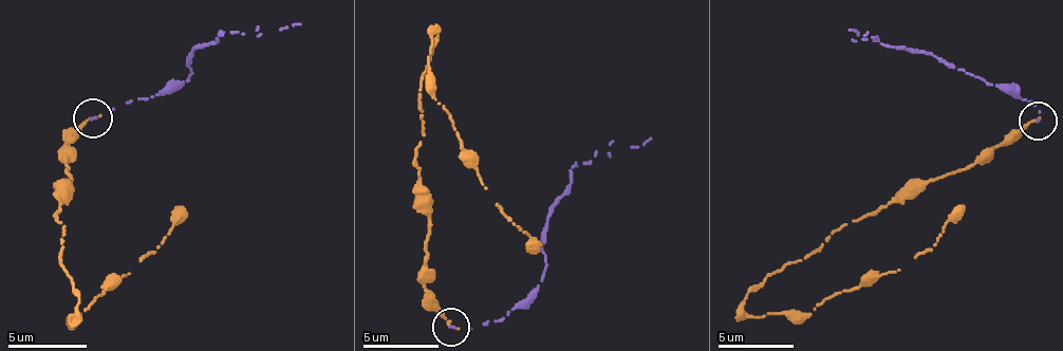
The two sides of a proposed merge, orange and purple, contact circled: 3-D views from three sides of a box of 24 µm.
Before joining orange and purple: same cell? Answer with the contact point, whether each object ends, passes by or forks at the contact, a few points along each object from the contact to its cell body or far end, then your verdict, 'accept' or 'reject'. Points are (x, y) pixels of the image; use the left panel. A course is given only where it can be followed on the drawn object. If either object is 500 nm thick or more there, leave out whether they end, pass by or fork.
place (93, 118); orange ends; purple ends; course orange (92, 117), (64, 145), (68, 180), (56, 219), (60, 266), (80, 298), (72, 321), (150, 255), (186, 207); course purple (92, 117), (186, 81), (190, 54), (221, 35), (232, 31), (260, 35), (300, 23); reject

